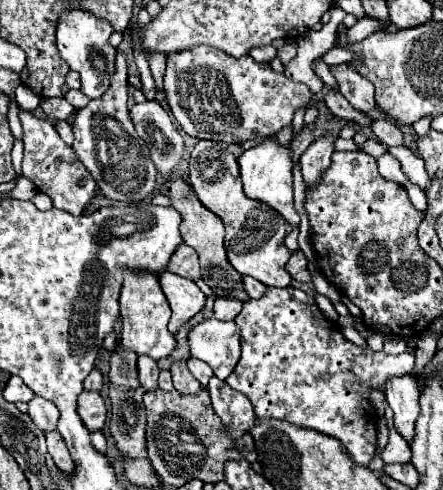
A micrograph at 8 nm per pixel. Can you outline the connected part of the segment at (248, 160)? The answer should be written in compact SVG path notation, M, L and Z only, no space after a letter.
M276 140L262 142L254 148L248 148L240 158L240 178L244 184L244 194L252 200L264 202L270 208L274 208L286 222L292 226L300 224L300 216L294 210L292 202L292 162L290 162L290 148L282 148L276 144Z

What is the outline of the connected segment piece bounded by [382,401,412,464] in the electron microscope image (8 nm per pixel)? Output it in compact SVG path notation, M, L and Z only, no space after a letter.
M385 401L385 412L384 418L386 418L386 426L388 426L388 432L390 432L390 440L388 440L388 444L386 444L386 448L384 448L384 452L382 452L382 460L386 462L386 464L410 464L410 454L412 454L412 450L410 450L410 446L404 442L404 438L396 432L396 428L394 428L394 419L393 419L393 411L390 408L387 401Z

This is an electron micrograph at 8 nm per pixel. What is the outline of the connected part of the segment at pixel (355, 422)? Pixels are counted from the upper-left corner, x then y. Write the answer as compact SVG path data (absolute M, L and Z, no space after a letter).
M292 286L267 287L264 298L244 302L244 308L234 322L240 328L242 356L234 372L226 378L226 382L234 390L248 396L256 416L286 420L294 426L312 428L316 432L332 436L340 440L342 448L346 448L346 452L352 456L356 464L368 466L376 448L376 424L378 424L378 414L368 400L368 390L384 386L386 378L390 376L412 372L416 354L408 350L398 356L388 356L384 352L374 354L370 348L354 346L344 336L336 336L338 332L332 330L334 324L328 322L324 314L320 314L314 296Z

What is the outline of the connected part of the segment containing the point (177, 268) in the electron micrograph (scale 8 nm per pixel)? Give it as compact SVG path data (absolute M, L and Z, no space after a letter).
M180 244L178 250L172 254L170 264L168 264L168 270L174 272L174 274L178 274L178 276L190 278L190 280L202 278L198 254L190 246L186 246L186 244Z

